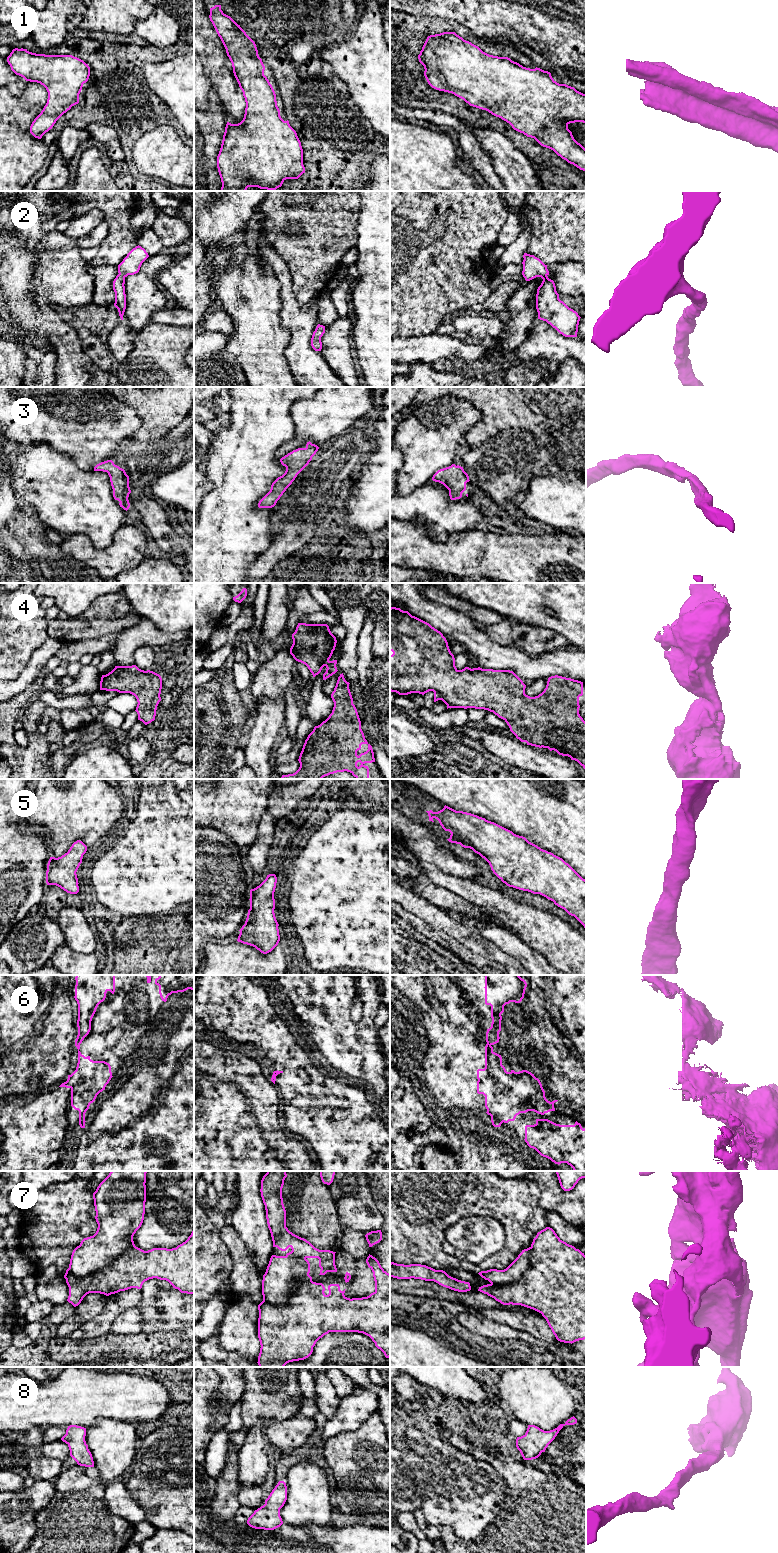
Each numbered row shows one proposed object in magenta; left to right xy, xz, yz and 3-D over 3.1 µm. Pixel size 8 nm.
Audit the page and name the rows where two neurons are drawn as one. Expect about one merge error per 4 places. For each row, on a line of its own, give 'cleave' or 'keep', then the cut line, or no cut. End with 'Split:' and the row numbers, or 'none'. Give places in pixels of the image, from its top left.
1: keep; no cut
2: keep; no cut
3: keep; no cut
4: keep; no cut
5: keep; no cut
6: keep; no cut
7: keep; no cut
8: keep; no cut
Split: none

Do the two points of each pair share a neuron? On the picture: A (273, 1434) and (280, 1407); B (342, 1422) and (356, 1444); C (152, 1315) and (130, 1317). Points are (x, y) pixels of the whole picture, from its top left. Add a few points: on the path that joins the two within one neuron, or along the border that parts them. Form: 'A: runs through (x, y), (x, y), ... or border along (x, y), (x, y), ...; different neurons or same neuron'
A: border along (298, 1411), (288, 1418), (273, 1419), (267, 1425); different neurons
B: border along (368, 1418), (356, 1429), (337, 1433), (326, 1440); different neurons
C: border along (137, 1306), (143, 1322); different neurons

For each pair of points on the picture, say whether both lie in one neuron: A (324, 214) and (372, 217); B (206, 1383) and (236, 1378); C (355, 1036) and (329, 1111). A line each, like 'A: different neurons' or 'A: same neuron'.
A: different neurons
B: different neurons
C: same neuron

